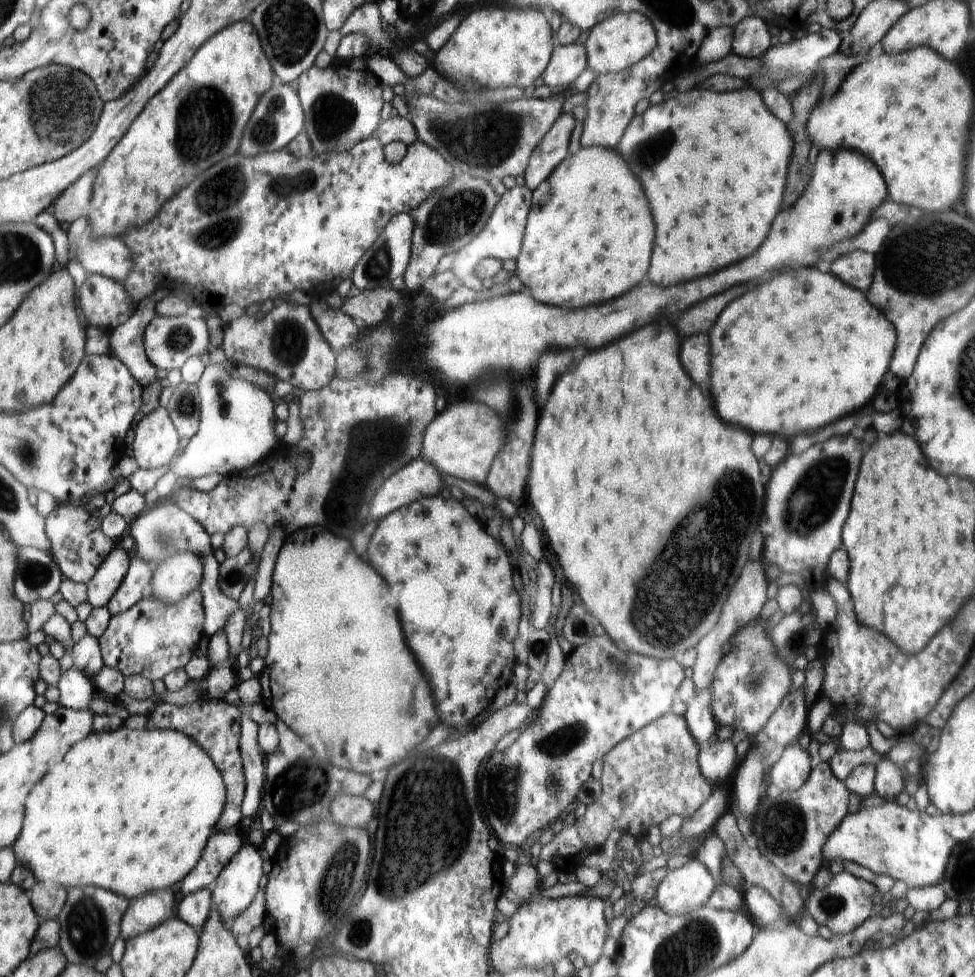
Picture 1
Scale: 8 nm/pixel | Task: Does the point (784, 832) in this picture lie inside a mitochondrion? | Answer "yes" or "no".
yes

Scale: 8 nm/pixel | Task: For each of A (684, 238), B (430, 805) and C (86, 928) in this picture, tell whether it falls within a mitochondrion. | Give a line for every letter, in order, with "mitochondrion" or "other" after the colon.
A: other
B: mitochondrion
C: mitochondrion

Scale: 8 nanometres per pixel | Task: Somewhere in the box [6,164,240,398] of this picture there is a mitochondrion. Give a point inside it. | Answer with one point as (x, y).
(178, 338)

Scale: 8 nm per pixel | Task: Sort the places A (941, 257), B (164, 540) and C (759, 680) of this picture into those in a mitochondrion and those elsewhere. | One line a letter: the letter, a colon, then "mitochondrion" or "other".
A: mitochondrion
B: mitochondrion
C: mitochondrion

